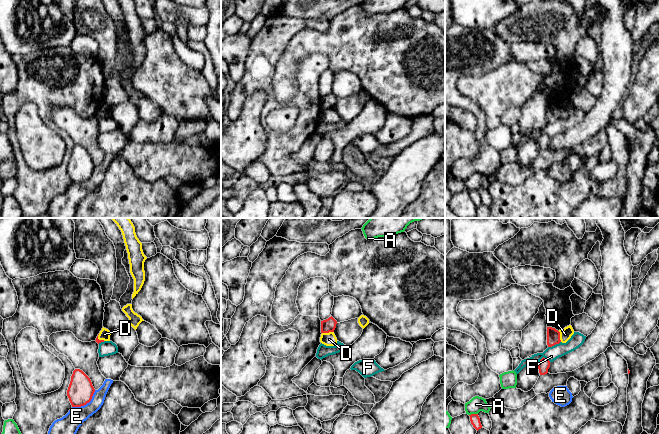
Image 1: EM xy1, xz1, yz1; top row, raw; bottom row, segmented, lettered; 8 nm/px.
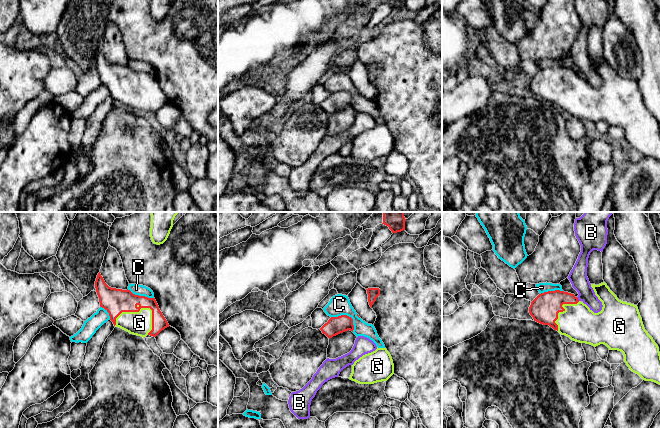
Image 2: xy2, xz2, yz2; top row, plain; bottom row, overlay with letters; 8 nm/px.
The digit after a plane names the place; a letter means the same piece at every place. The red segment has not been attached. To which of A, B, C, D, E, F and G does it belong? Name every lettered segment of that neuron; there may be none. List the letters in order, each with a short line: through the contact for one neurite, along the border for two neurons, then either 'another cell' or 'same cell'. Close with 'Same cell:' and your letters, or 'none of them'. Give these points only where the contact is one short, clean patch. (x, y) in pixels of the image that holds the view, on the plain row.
A: another cell
B: yz2 (576, 73), (579, 76) | another cell
C: another cell
D: xz1 (333, 107), (322, 109) | another cell
E: xy1 (95, 166), (88, 178), (72, 183) | another cell
F: yz1 (550, 137), (543, 133), (537, 141) | another cell
G: same cell
Same cell: G

